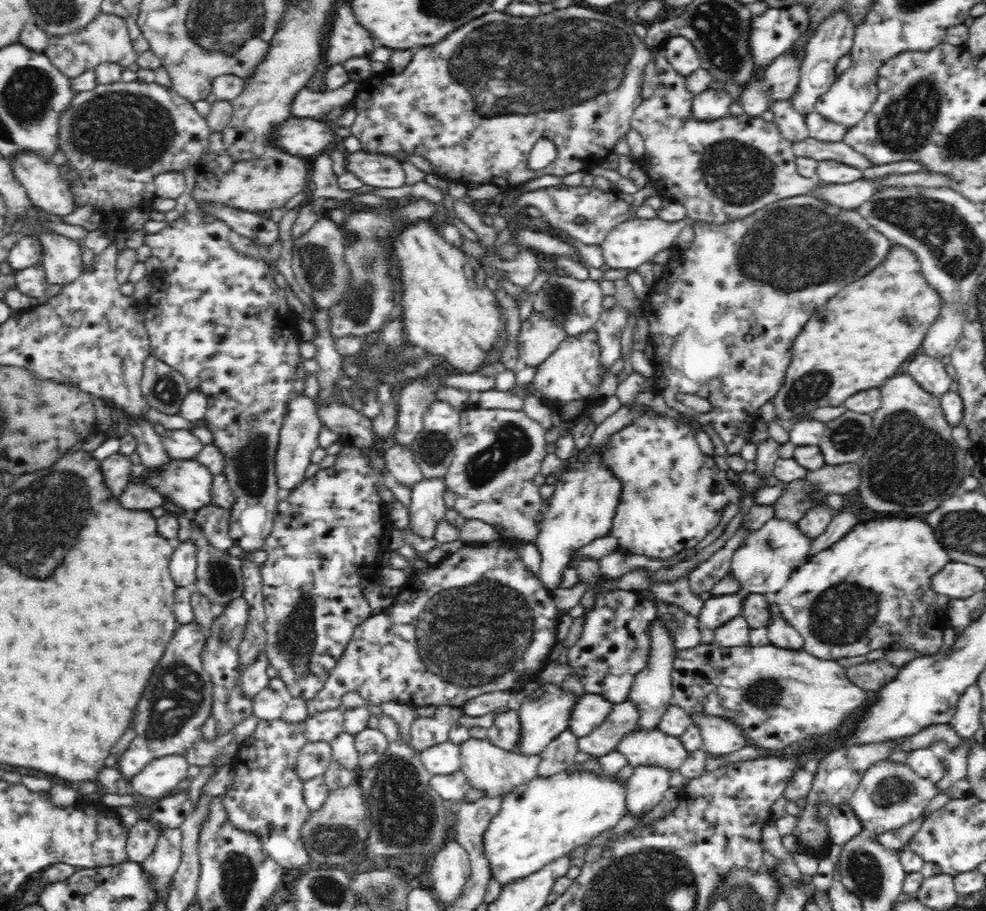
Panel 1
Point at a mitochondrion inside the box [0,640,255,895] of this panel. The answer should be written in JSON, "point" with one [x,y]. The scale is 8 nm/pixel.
{"point":[169,706]}

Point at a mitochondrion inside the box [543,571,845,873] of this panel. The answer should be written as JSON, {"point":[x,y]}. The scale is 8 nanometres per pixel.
{"point":[766,693]}

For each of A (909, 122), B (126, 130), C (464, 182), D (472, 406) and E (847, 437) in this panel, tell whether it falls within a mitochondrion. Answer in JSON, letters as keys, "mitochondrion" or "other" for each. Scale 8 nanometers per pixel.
{"A":"mitochondrion","B":"mitochondrion","C":"other","D":"other","E":"mitochondrion"}

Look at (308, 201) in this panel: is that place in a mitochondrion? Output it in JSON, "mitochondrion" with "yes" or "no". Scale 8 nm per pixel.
{"mitochondrion":"no"}

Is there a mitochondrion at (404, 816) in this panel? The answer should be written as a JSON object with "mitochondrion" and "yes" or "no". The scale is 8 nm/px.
{"mitochondrion":"yes"}

